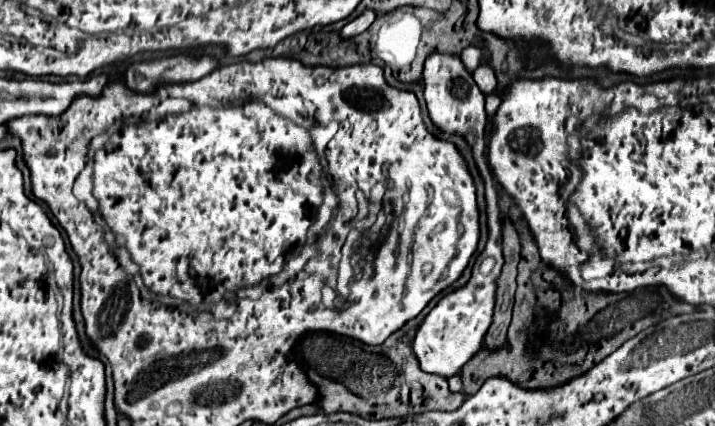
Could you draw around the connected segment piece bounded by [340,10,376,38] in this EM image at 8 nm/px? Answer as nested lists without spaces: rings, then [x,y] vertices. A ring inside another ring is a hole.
[[[374,10],[362,12],[358,18],[354,18],[352,22],[348,22],[348,24],[342,28],[340,36],[342,36],[342,38],[352,38],[352,36],[356,36],[356,34],[362,34],[362,32],[374,22],[374,18],[376,18]]]

